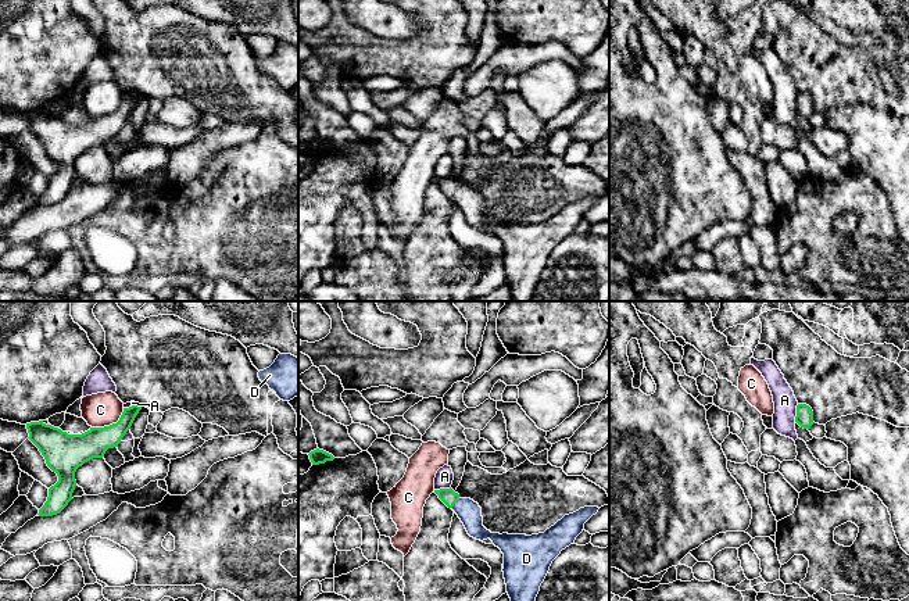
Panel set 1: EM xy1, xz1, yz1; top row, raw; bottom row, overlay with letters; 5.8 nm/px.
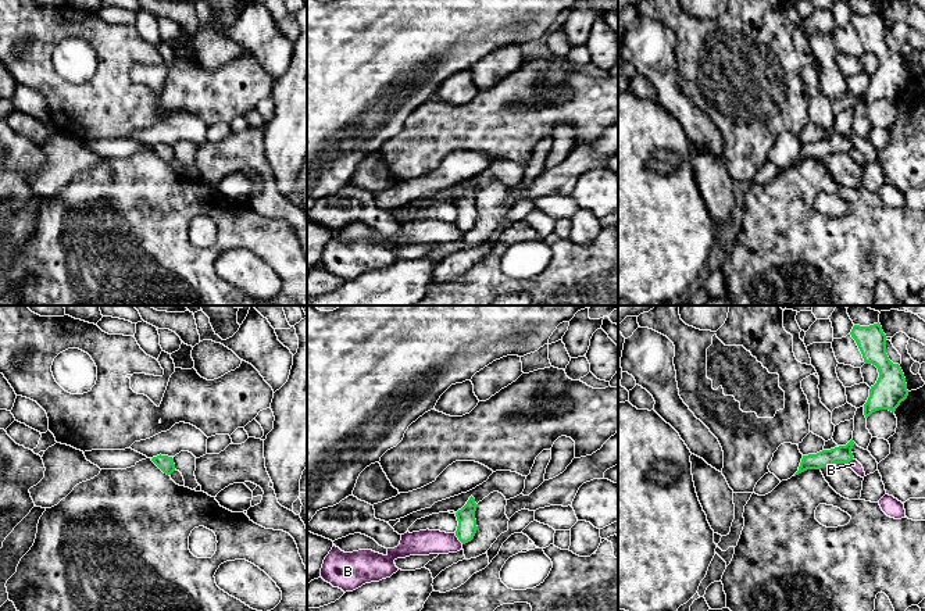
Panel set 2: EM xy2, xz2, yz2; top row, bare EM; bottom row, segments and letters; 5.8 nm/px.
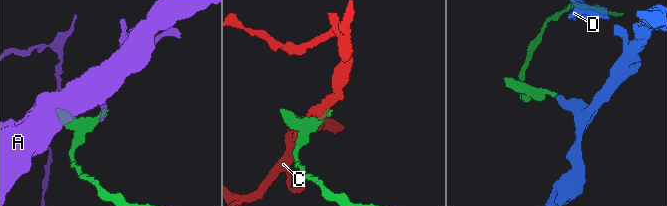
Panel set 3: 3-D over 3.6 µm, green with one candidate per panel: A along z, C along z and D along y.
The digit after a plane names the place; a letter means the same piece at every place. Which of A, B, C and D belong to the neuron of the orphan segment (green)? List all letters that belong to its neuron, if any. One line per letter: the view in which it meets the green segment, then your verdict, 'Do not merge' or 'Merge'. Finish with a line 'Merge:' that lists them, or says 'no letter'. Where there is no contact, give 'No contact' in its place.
A: Touches green in yz1. Do not merge
B: Touches green in xz2. Do not merge
C: Touches green in xy1. Do not merge
D: Touches green in xz1. Merge
Merge: D

